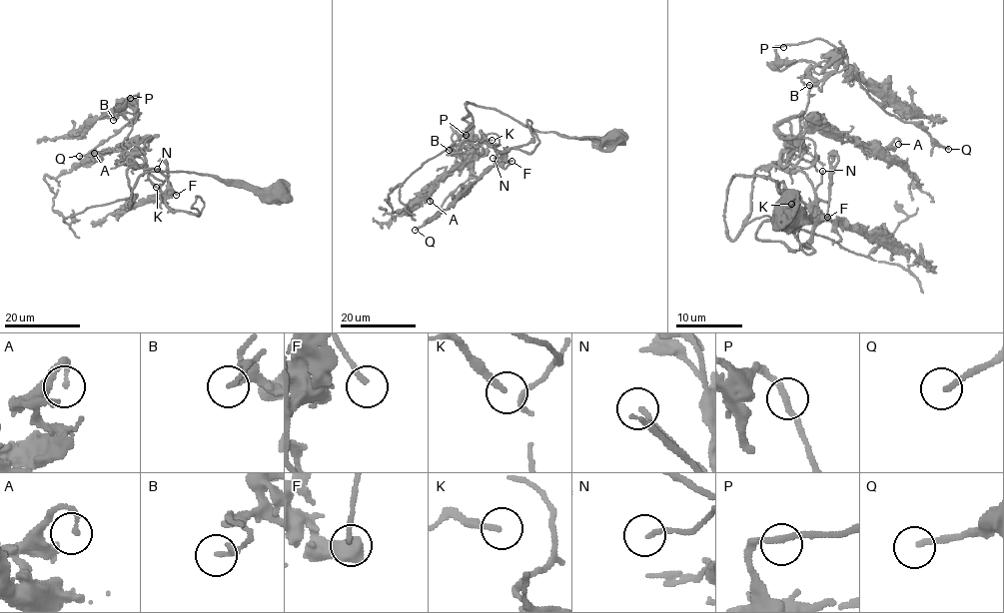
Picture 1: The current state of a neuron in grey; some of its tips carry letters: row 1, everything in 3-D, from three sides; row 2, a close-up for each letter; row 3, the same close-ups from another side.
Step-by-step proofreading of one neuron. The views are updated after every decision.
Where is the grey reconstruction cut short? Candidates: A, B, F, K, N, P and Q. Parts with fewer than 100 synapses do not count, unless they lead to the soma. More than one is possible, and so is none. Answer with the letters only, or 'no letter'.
F, K

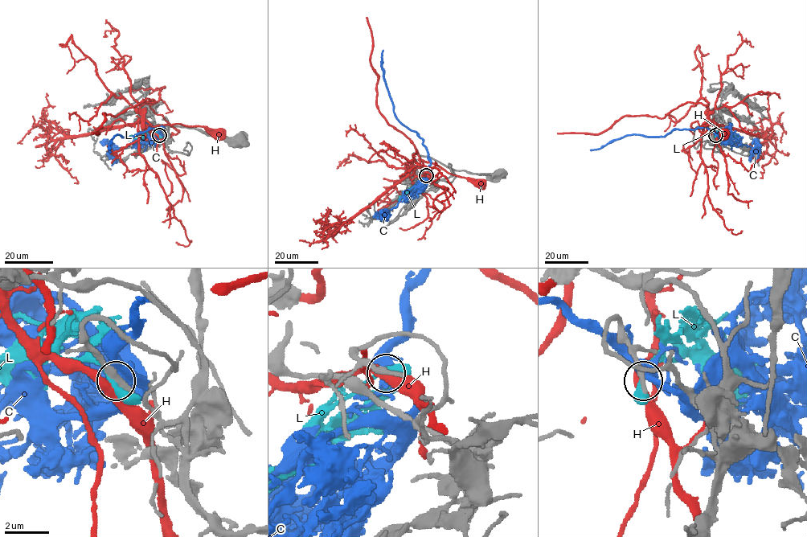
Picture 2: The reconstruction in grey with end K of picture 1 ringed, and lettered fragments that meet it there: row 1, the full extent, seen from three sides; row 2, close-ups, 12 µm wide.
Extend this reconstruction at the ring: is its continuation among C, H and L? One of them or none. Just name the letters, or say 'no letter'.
L

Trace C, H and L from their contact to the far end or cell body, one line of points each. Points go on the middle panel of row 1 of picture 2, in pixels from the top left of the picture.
C: (426, 174), (430, 159), (423, 140), (403, 125), (394, 112), (384, 79), (383, 50)
H: (425, 174), (415, 176), (409, 174), (419, 167), (418, 159), (440, 166), (453, 174), (481, 181), (481, 184)
L: (426, 175), (399, 202)

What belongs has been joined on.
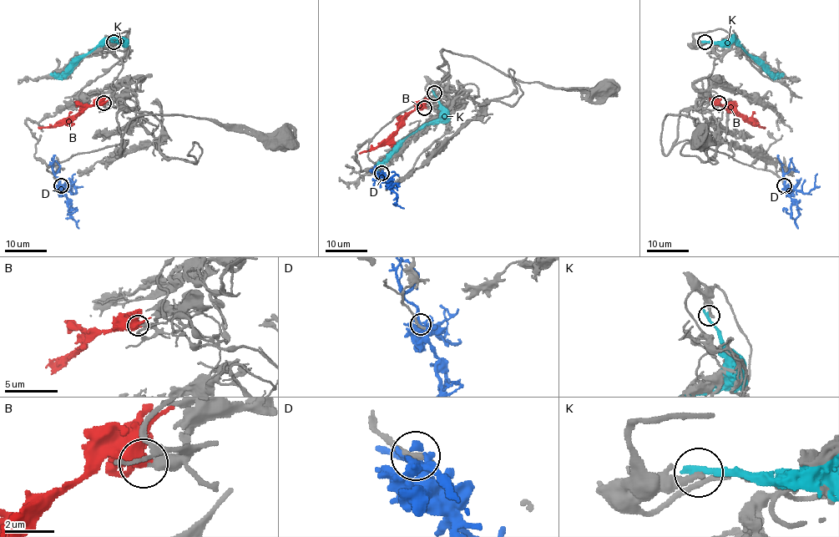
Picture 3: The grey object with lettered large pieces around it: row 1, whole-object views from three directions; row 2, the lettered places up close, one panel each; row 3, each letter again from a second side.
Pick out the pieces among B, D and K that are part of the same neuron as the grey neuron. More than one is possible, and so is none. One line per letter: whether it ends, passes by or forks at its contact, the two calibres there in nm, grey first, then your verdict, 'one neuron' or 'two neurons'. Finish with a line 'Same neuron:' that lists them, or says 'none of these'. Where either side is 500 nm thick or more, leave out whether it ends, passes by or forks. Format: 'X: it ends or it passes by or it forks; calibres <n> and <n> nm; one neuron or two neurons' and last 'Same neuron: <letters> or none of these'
B: it forks; calibres 380 and 400 nm; one neuron
D: it forks; calibres 300 and 280 nm; two neurons
K: it ends; calibres 280 and 360 nm; two neurons
Same neuron: B

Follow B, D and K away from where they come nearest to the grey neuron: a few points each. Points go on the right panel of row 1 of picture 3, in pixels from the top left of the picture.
B: (719, 103), (730, 106), (765, 129)
D: (785, 185), (808, 193), (815, 186), (816, 174)
K: (705, 42), (735, 40), (773, 76), (782, 73)

